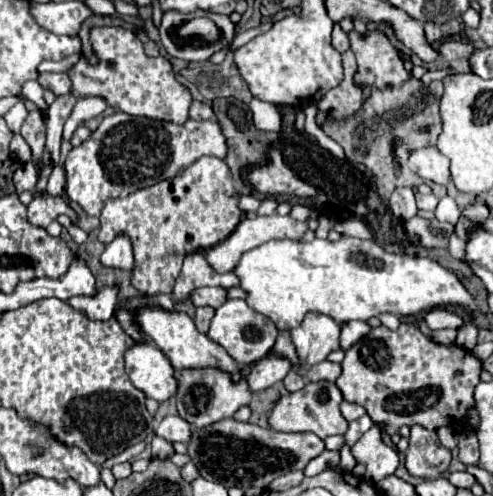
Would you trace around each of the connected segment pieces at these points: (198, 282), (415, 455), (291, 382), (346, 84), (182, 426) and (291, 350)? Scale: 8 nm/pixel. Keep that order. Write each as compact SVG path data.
M194 252L184 258L184 266L176 278L174 284L174 298L176 300L186 300L192 290L200 286L222 286L222 288L232 288L239 286L239 278L232 272L226 274L216 274L212 266L208 266L204 252Z
M412 426L410 448L406 452L406 468L412 476L434 480L448 470L450 458L450 450L438 442L434 430Z
M292 368L292 370L288 372L288 376L284 378L284 386L286 386L286 390L296 392L296 390L302 390L302 388L306 386L306 382L304 382L304 378Z
M348 50L342 54L344 60L344 80L338 88L330 90L320 102L318 108L328 118L348 118L362 106L362 88L354 82L356 74L356 58L354 52Z
M166 416L158 426L156 434L170 442L188 442L190 440L190 424L180 416Z
M280 330L278 332L278 338L276 338L276 344L272 346L272 350L268 354L274 354L274 356L284 356L288 358L294 366L298 366L298 354L296 354L296 346L292 346L292 340L290 340L290 332L288 330Z

